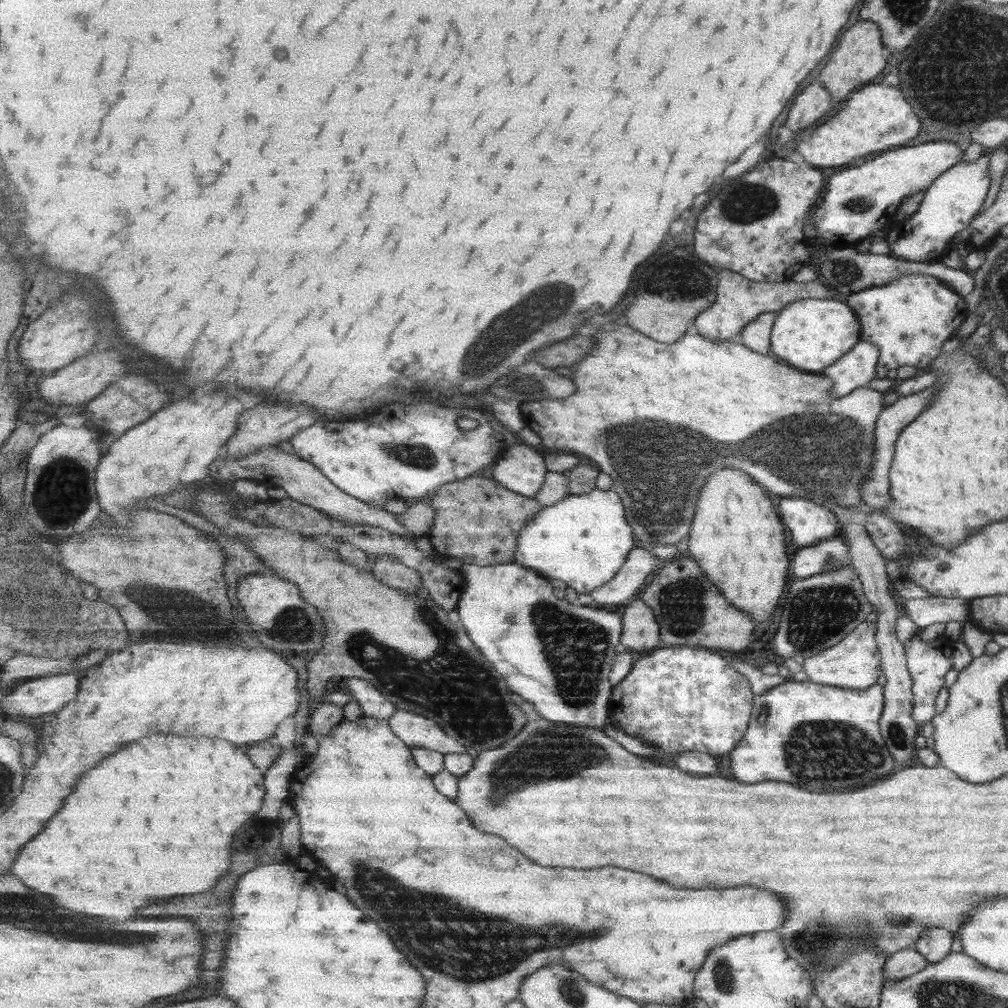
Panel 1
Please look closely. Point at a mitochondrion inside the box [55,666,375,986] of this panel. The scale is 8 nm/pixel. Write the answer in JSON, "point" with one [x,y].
{"point":[105,935]}

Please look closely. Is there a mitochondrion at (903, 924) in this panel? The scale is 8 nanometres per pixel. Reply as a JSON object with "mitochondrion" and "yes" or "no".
{"mitochondrion":"yes"}

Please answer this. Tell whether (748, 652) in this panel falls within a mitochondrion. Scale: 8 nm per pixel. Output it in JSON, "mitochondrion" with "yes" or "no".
{"mitochondrion":"no"}

